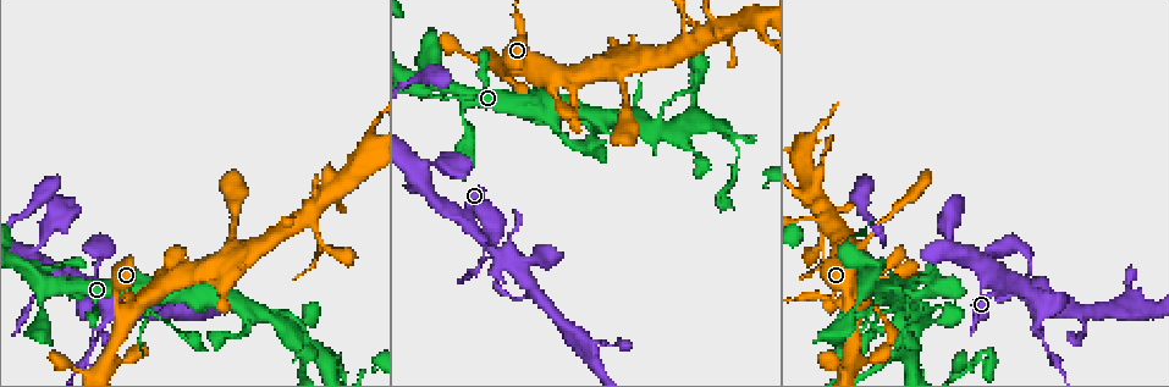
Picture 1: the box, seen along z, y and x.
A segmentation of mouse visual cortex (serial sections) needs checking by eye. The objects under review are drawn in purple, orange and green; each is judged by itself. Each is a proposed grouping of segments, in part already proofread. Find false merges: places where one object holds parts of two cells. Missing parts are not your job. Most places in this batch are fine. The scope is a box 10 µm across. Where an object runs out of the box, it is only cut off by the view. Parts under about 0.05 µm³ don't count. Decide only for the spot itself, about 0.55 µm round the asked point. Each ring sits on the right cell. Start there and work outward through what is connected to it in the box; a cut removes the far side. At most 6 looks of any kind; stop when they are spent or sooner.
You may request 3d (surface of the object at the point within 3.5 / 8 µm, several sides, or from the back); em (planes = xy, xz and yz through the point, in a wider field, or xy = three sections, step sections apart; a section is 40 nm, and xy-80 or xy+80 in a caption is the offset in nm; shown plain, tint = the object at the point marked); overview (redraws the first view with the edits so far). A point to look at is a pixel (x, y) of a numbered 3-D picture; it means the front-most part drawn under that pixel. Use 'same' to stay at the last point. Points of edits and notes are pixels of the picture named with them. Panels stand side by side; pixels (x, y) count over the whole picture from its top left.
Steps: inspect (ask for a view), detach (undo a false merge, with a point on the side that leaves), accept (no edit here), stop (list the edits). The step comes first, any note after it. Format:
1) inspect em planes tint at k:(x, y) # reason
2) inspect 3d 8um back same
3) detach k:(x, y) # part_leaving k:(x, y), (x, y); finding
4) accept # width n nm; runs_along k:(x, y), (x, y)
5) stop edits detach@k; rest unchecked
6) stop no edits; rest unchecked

inspect 3d 8um at 1:(122, 308)

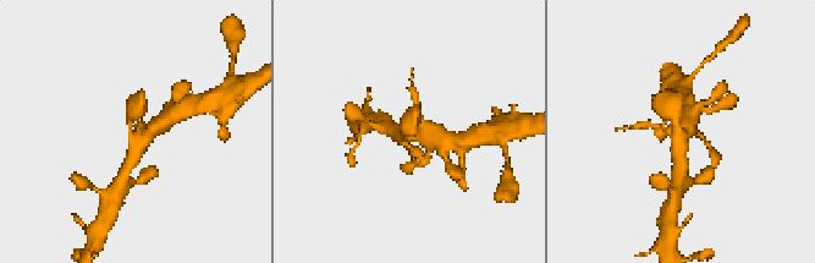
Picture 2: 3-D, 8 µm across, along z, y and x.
inspect 3d 3.5um same # closer look

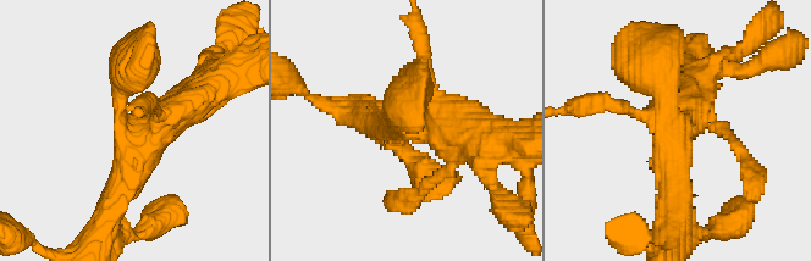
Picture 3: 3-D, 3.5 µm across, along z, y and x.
accept # arms 4; runs_along 3:(407, 95), (403, 126), (478, 135); continuous, no second cell

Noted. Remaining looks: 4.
inspect 3d 3.5um at 1:(111, 300) # small branch off a trunk

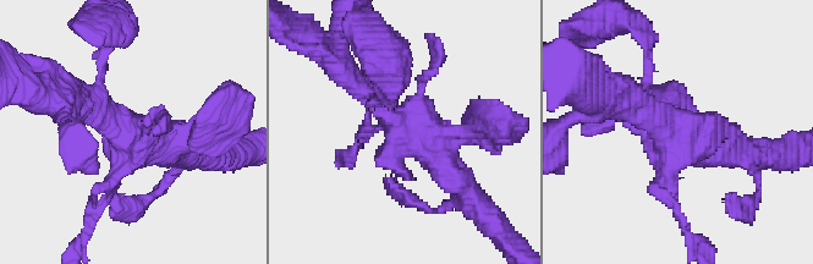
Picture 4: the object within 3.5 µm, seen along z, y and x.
inspect em xy step 3 tint at 4:(136, 130) # now the EM

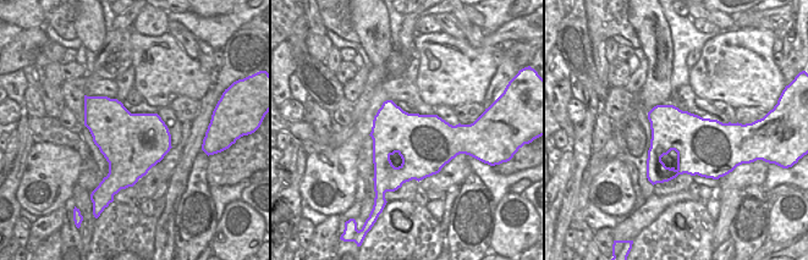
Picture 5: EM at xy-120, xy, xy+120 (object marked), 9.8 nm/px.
inspect em planes tint same

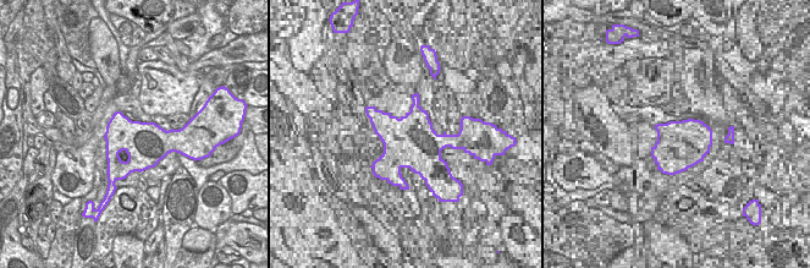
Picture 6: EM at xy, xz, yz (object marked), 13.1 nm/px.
accept # width 650 nm; runs_along 4:(355, 81), (434, 147), (463, 187); all the same cell

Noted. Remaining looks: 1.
stop no edits; rest unchecked

